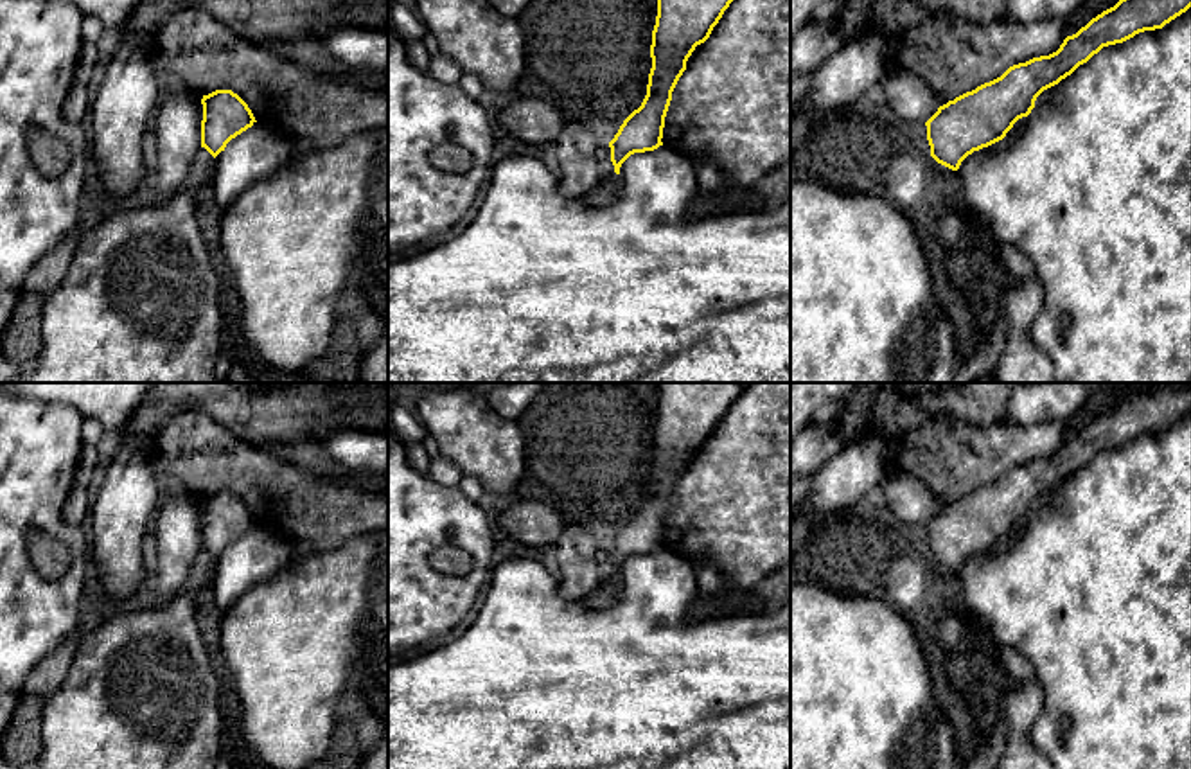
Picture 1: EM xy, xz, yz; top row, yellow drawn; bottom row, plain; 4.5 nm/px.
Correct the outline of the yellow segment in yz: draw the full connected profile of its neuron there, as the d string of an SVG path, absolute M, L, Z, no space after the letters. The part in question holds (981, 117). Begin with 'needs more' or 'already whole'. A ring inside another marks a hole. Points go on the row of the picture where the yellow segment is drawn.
already whole; M1119 0L1067 36L1056 52L1013 65L1001 77L940 106L925 122L931 156L957 171L968 155L1002 140L1019 119L1031 113L1044 90L1103 47L1162 29L1189 7L1191 0Z

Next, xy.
already whole; M232 90L203 95L201 147L214 158L226 144L251 128L257 120L248 104Z

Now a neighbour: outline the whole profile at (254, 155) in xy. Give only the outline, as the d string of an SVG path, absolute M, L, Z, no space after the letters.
M253 122L251 128L232 138L214 158L210 169L219 208L225 210L244 189L271 176L289 155L295 155L295 142L262 122Z

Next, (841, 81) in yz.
M871 34L848 38L814 74L810 88L794 102L794 113L821 115L862 108L866 92L891 68L889 45Z

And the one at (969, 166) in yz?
M1191 7L1162 29L1144 31L1123 43L1103 47L1087 63L1062 79L1044 104L1031 110L1024 129L1011 142L999 140L968 155L956 171L956 181L961 183L970 208L990 219L997 239L1002 244L1017 246L1031 261L1035 277L1044 287L1044 307L1035 318L1029 336L1051 358L1058 383L1191 383Z

